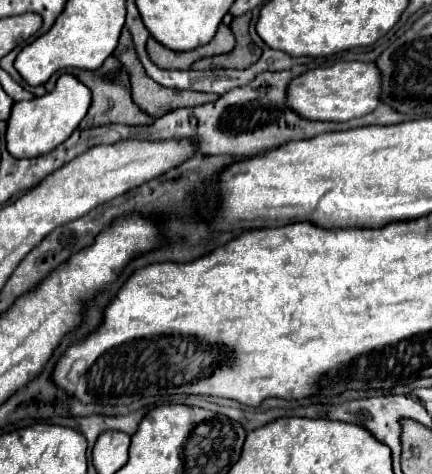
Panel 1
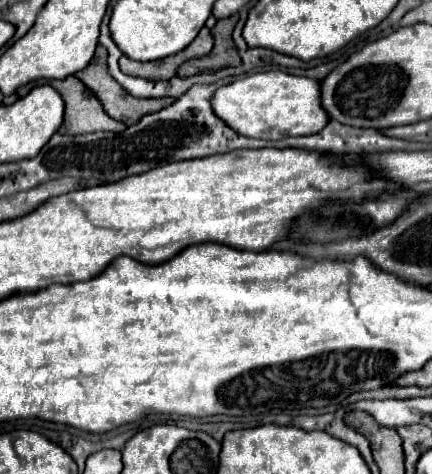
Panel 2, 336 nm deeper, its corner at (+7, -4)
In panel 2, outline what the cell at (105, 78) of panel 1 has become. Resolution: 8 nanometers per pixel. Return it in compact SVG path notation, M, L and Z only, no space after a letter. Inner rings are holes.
M69 76L65 80L47 80L63 98L65 102L65 118L63 118L63 132L65 134L89 134L99 130L109 132L123 132L125 124L109 118L101 106L101 102L87 90L87 86Z

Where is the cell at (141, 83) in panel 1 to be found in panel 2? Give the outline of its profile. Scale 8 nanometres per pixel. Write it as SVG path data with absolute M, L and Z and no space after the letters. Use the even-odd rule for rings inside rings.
M103 46L97 48L93 60L83 68L83 84L99 98L103 110L113 118L123 122L125 126L133 126L141 120L141 116L149 112L157 112L163 106L169 106L175 98L155 98L143 100L129 96L107 72L107 52Z

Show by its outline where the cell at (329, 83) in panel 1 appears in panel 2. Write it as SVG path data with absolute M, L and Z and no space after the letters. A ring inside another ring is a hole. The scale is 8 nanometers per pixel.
M279 70L259 72L217 88L211 100L213 114L247 138L281 140L287 136L317 134L327 124L327 114L319 104L319 82L291 76Z

